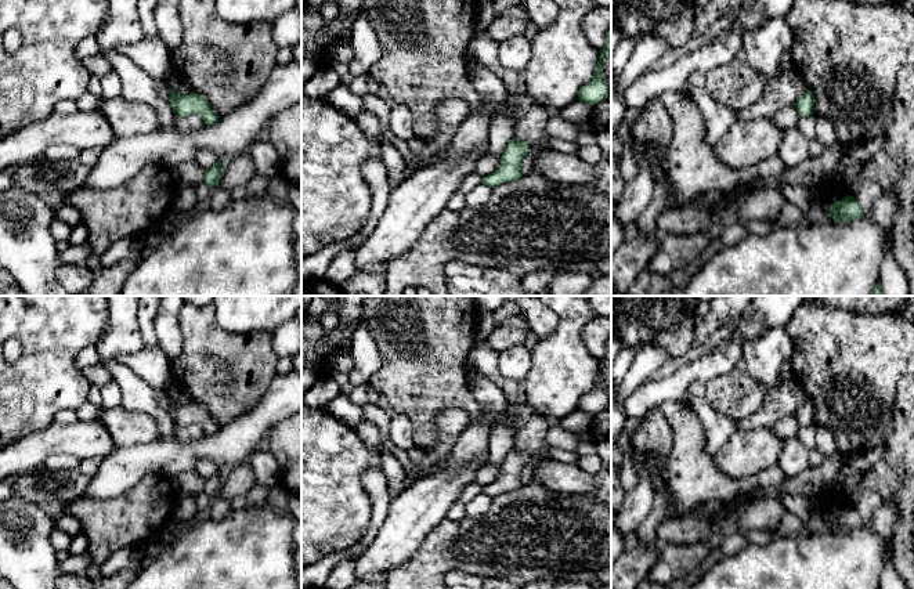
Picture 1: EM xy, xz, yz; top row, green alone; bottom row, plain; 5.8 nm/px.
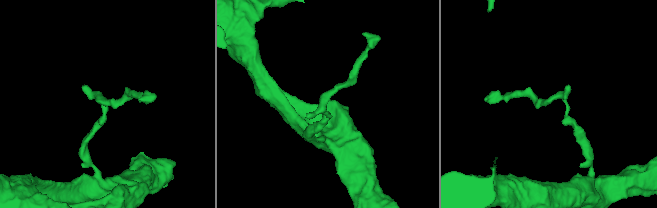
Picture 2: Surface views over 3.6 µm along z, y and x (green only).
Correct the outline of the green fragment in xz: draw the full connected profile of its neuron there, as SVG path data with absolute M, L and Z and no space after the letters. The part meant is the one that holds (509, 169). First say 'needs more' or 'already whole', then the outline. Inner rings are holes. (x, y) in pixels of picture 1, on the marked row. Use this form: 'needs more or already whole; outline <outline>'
already whole; outline M513 137L501 156L499 167L484 176L481 183L494 189L503 183L520 180L523 177L521 162L527 153L528 142Z

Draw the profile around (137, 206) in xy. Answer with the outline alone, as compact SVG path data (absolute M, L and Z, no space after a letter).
M145 165L131 180L109 189L79 189L66 205L82 213L82 223L87 227L90 256L84 265L94 274L101 270L100 257L118 241L127 236L149 236L163 220L165 213L177 198L178 183L170 169L158 165Z

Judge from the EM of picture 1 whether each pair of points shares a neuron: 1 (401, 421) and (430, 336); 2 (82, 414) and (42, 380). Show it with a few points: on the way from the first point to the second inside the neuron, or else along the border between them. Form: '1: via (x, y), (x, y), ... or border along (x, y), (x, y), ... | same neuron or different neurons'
1: border along (392, 412), (400, 412), (408, 419), (415, 444) | different neurons
2: border along (86, 398), (75, 409) | different neurons

